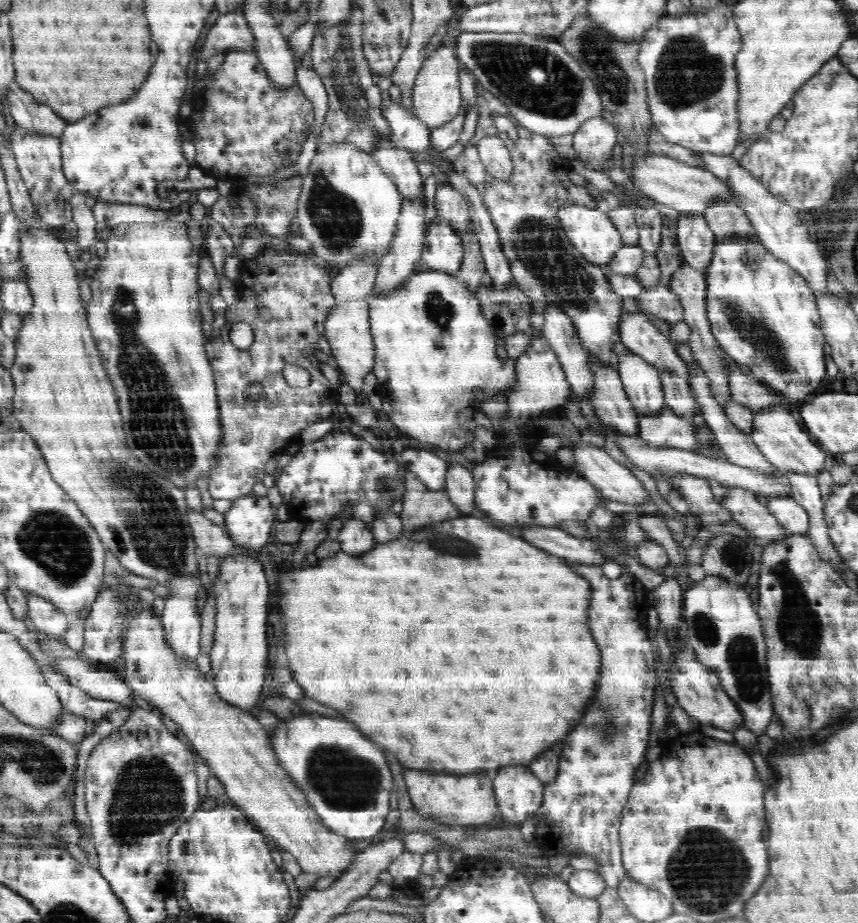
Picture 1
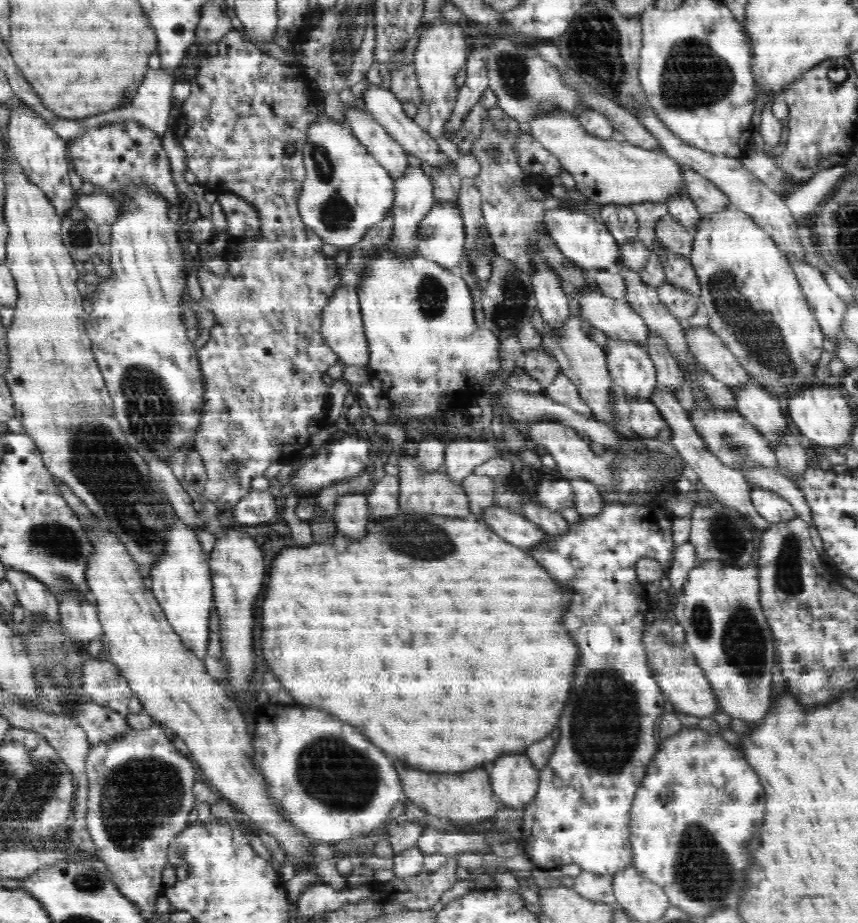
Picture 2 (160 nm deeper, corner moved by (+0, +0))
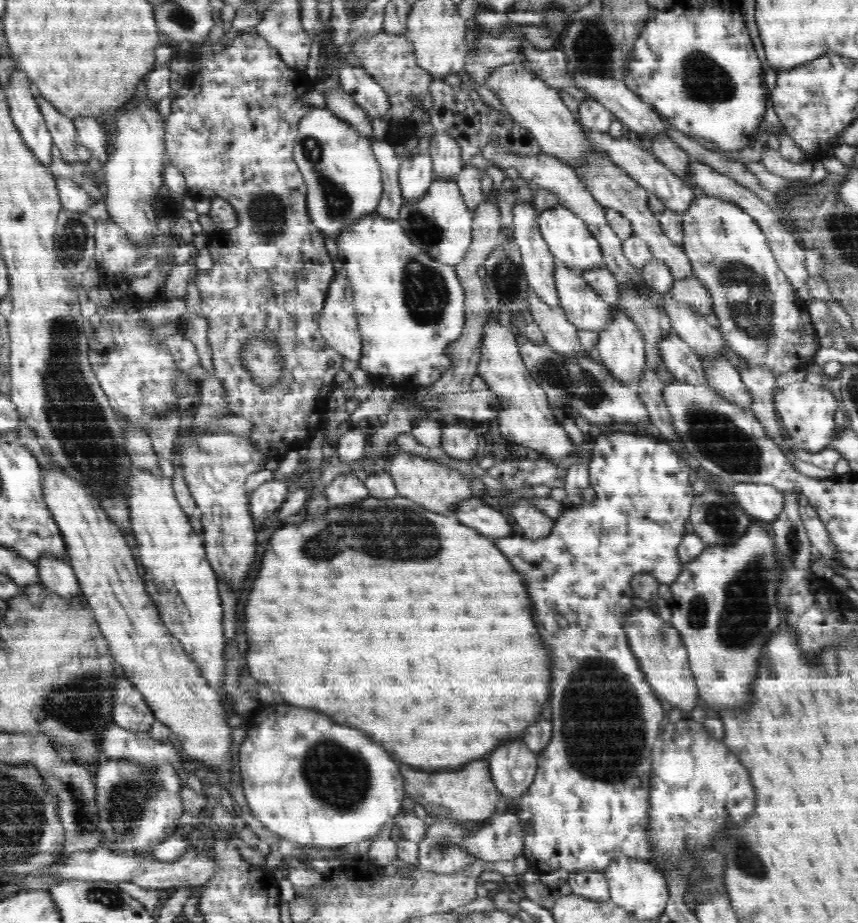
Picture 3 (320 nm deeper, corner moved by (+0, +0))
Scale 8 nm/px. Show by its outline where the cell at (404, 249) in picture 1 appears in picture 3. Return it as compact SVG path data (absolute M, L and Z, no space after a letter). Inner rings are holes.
M416 152L412 157L405 157L402 159L401 168L399 172L399 182L401 192L405 202L414 202L414 200L420 200L426 190L432 186L434 180L433 163L431 155L428 152Z

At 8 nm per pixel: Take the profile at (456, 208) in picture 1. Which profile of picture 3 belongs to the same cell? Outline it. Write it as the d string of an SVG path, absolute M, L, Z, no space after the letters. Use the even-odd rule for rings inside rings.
M436 131L430 141L430 155L433 163L434 180L455 180L465 164L461 156L461 147L448 134Z

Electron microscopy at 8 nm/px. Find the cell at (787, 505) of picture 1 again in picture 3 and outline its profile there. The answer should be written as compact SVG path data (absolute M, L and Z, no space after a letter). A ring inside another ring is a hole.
M740 482L731 486L731 493L735 496L737 502L740 503L740 506L746 510L746 514L756 516L756 520L764 518L766 522L772 522L783 512L785 494L770 484Z

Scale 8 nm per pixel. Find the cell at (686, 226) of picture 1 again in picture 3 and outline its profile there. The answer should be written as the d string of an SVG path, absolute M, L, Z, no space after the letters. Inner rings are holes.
M581 122L580 127L584 129L584 133L587 134L593 144L601 146L605 152L608 152L612 162L626 170L627 174L630 174L635 182L638 182L638 185L642 186L648 194L660 198L663 206L666 206L670 211L680 214L688 210L692 200L696 197L695 192L693 192L691 186L687 186L683 180L676 176L672 171L669 171L663 163L660 163L652 152L643 150L641 146L634 144L630 139L623 137L616 139L612 138L610 134L601 135L600 132L589 131Z

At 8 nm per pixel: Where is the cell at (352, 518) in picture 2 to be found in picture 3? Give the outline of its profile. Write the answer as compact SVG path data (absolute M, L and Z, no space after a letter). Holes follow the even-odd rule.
M351 471L337 476L325 488L325 496L332 507L344 507L362 502L370 496L370 491Z

